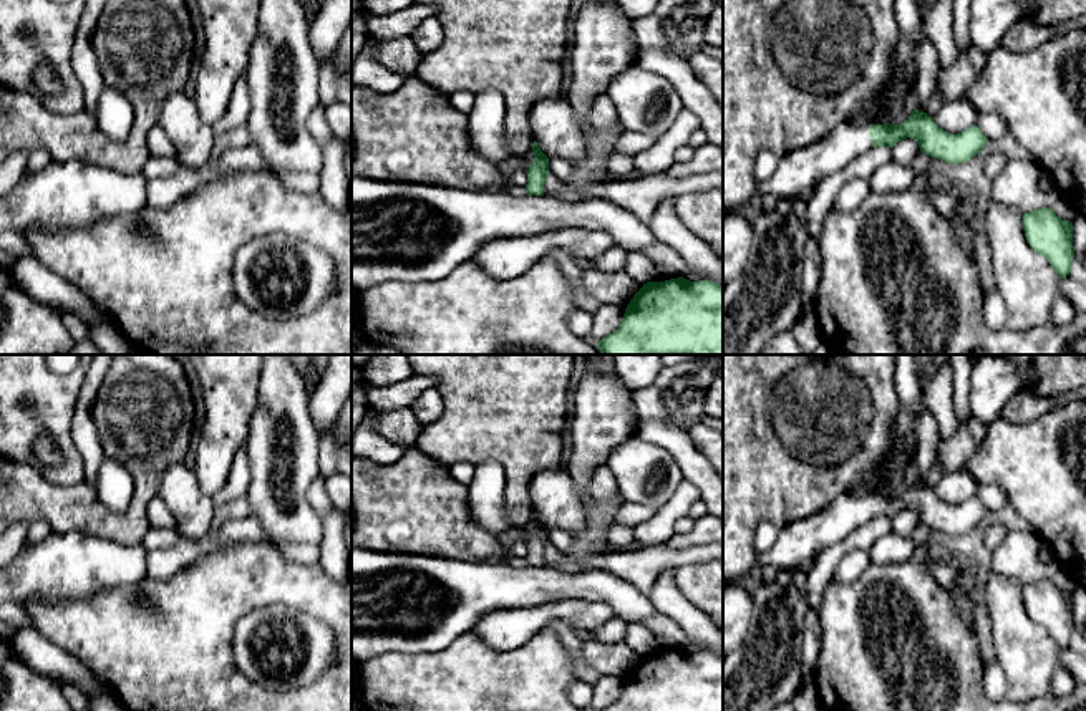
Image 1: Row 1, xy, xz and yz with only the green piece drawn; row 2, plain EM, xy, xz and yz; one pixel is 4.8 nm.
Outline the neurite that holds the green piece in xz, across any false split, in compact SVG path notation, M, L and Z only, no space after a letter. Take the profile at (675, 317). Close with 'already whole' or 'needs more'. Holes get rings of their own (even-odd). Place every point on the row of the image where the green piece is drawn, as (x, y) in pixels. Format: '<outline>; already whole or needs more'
M683 277L647 282L627 305L620 326L597 346L602 355L723 355L723 287Z; already whole

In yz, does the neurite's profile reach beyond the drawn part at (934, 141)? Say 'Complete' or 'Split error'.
Split error

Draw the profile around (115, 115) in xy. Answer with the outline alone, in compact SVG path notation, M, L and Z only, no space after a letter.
M106 85L98 99L95 119L111 141L123 143L131 131L134 109L123 91Z

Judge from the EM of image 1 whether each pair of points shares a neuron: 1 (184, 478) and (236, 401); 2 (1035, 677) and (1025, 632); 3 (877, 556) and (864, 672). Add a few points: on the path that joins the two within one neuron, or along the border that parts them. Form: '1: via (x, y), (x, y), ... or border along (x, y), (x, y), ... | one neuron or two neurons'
1: border along (191, 469), (198, 486), (211, 498) | two neurons
2: via (1028, 665), (1025, 643) | one neuron
3: border along (911, 557), (901, 562), (871, 565) | two neurons

